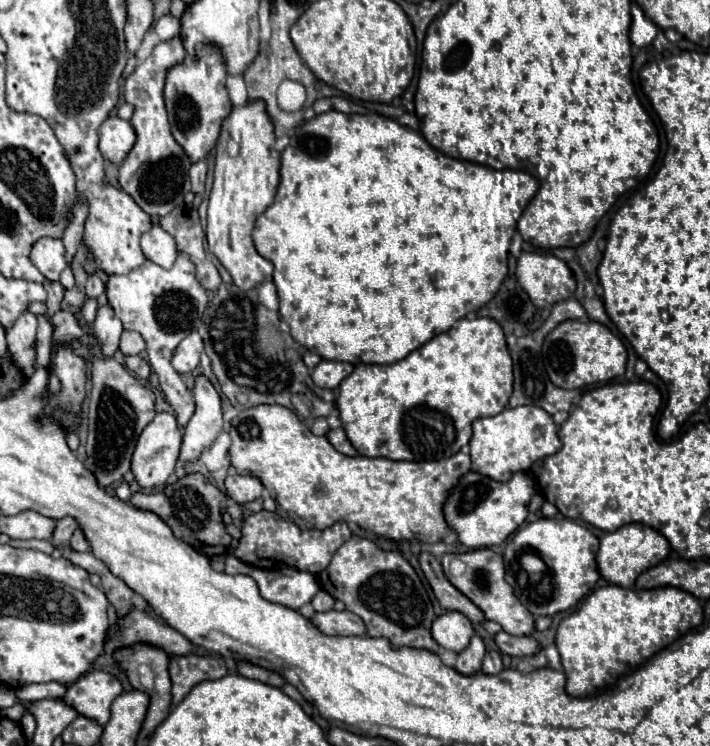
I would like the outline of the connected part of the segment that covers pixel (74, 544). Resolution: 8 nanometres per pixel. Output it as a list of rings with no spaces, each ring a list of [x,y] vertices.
[[[76,530],[76,532],[72,534],[68,546],[70,546],[72,550],[76,550],[76,552],[88,552],[88,550],[90,550],[90,546],[88,546],[88,542],[86,542],[82,530]]]

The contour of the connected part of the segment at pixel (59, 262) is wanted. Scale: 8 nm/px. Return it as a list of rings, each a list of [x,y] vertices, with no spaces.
[[[40,238],[32,250],[30,250],[30,260],[32,264],[48,278],[48,280],[60,280],[62,270],[68,266],[64,258],[64,244],[58,238]]]

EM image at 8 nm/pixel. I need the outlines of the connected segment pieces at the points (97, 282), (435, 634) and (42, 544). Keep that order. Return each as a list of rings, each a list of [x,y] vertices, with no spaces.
[[[88,276],[84,288],[86,288],[86,298],[98,298],[100,294],[104,294],[104,284],[98,276]]]
[[[444,612],[432,622],[432,638],[446,650],[462,652],[474,636],[472,622],[460,612]]]
[[[10,540],[10,546],[32,548],[32,550],[40,550],[44,554],[52,554],[52,550],[54,550],[54,546],[48,540]]]

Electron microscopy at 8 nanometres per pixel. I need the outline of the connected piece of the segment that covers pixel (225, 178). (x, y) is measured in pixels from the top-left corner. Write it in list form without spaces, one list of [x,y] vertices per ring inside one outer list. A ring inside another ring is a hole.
[[[264,104],[234,106],[230,116],[224,118],[222,132],[216,146],[216,170],[214,184],[208,202],[208,248],[216,254],[222,266],[230,272],[234,284],[242,290],[250,290],[264,280],[272,280],[272,262],[260,256],[252,242],[252,228],[256,216],[272,204],[276,188],[280,184],[280,152],[274,148],[276,136],[272,132],[272,120],[264,112]],[[230,142],[238,146],[238,154],[230,156]]]

